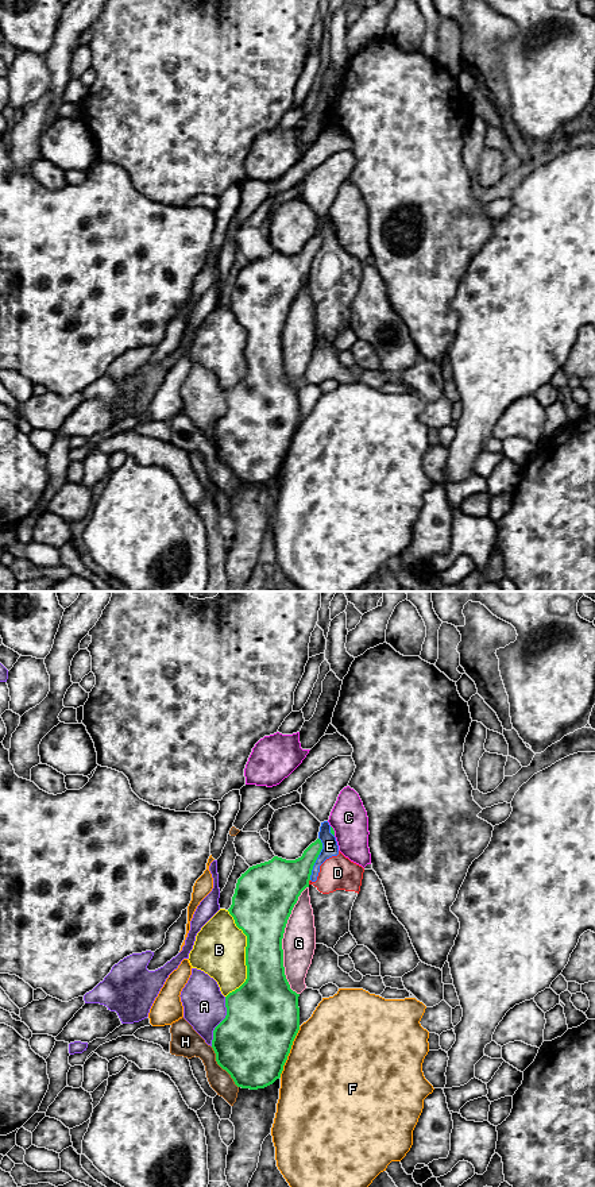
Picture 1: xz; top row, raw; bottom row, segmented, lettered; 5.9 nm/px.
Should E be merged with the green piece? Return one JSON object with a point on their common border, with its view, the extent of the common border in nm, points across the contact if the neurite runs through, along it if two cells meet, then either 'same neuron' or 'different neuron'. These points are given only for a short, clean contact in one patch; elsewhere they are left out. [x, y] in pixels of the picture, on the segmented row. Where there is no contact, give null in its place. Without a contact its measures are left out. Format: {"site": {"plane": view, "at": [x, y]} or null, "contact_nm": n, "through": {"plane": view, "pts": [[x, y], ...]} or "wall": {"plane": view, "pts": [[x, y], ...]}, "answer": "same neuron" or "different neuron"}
{"site": {"plane": "xz", "at": [316, 859]}, "contact_nm": 260, "wall": {"plane": "xz", "pts": [[319, 837], [321, 851], [309, 879]]}, "answer": "different neuron"}

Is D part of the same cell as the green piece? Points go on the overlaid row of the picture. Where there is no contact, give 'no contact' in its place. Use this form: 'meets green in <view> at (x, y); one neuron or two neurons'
meets green in xz at (308, 882); two neurons

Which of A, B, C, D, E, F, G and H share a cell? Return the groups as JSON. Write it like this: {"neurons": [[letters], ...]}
{"neurons": [["A"], ["B"], ["C"], ["D", "E"], ["F"], ["G"], ["H"]]}

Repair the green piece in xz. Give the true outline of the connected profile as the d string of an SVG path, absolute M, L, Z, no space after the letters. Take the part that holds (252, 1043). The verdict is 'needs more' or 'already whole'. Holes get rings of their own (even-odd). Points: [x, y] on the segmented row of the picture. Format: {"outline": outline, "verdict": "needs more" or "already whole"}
{"outline": "M317 839L301 858L286 860L274 856L250 867L237 879L228 912L247 936L247 979L225 997L227 1015L215 1028L212 1040L217 1064L231 1075L237 1087L258 1090L279 1079L300 1030L300 994L290 988L285 975L282 939L298 897L309 887L321 849L322 843Z", "verdict": "already whole"}

